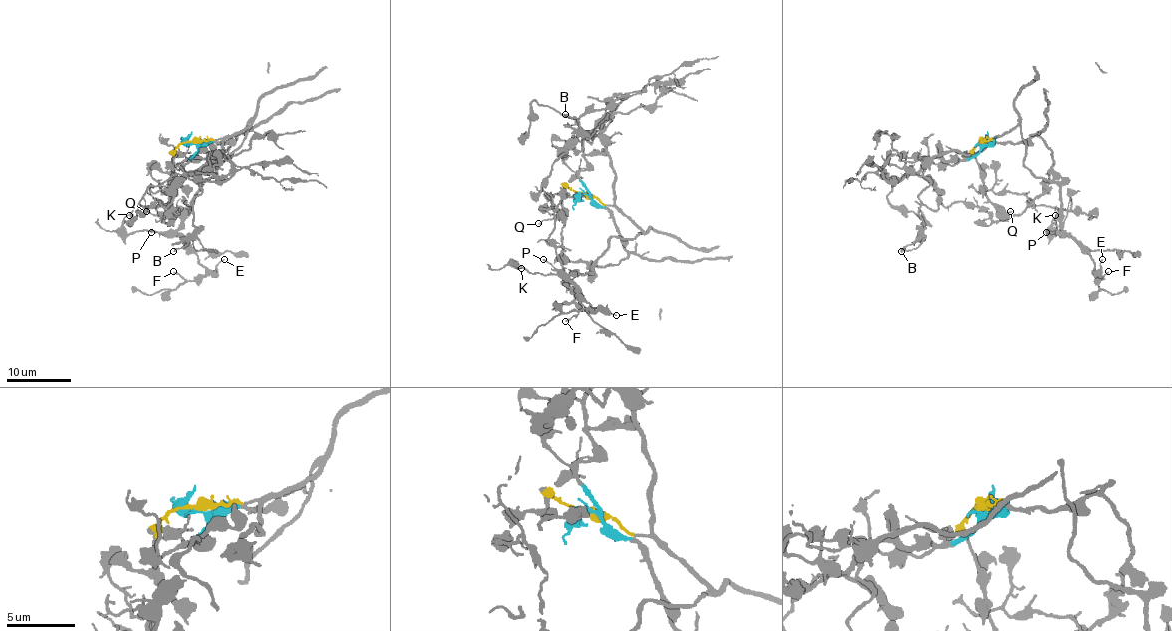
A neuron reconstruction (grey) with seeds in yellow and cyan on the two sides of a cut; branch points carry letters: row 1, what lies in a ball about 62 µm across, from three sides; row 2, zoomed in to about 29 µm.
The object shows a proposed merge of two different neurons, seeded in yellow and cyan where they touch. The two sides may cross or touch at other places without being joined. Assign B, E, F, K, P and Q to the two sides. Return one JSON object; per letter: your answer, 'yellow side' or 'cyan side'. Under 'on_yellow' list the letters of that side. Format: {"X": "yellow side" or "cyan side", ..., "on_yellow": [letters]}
{"B": "cyan side", "E": "yellow side", "F": "yellow side", "K": "yellow side", "P": "yellow side", "Q": "yellow side", "on_yellow": ["E", "F", "K", "P", "Q"]}

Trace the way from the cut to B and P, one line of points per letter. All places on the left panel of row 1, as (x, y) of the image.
B: (191, 143), (197, 149), (188, 159), (194, 161), (184, 165), (201, 191), (193, 201), (194, 232), (173, 252)
P: (191, 143), (223, 139), (249, 126), (243, 143), (214, 177), (204, 180), (176, 230), (150, 232)

